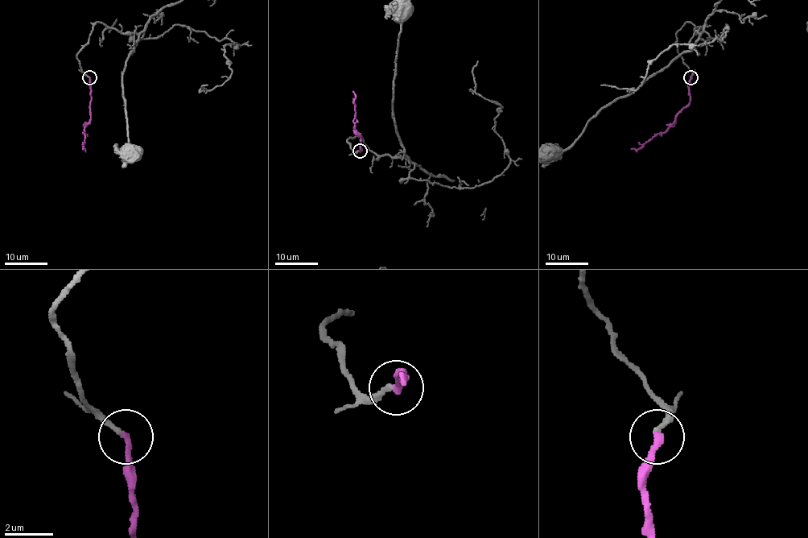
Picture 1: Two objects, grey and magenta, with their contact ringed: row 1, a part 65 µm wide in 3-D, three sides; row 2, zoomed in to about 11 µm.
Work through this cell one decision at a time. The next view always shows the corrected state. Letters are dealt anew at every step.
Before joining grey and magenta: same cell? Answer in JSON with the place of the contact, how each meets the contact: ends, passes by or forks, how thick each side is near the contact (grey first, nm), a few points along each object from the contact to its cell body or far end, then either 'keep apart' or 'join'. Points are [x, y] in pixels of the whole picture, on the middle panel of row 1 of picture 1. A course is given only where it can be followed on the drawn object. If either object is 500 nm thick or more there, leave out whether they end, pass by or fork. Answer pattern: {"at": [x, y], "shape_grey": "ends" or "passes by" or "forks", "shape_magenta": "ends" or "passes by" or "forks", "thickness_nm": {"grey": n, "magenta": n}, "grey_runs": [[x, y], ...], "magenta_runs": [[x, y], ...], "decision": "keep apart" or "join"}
{"at": [360, 151], "shape_grey": "ends", "shape_magenta": "ends", "thickness_nm": {"grey": 190, "magenta": 280}, "grey_runs": [[360, 151], [355, 152], [352, 149], [348, 138], [360, 136], [377, 155], [409, 159], [393, 112], [400, 6]], "magenta_runs": [[360, 151], [360, 135], [353, 122], [355, 115], [353, 90]], "decision": "keep apart"}

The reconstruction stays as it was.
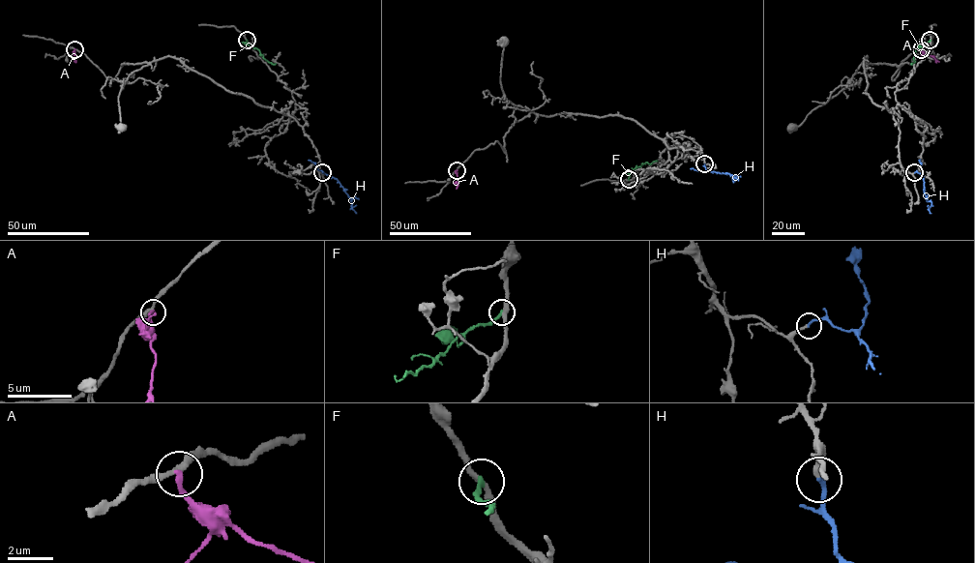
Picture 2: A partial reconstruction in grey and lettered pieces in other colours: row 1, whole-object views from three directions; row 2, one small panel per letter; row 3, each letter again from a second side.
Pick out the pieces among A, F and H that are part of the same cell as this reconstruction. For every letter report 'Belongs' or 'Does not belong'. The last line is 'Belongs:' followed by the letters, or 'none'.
A: Does not belong
F: Does not belong
H: Belongs
Belongs: H

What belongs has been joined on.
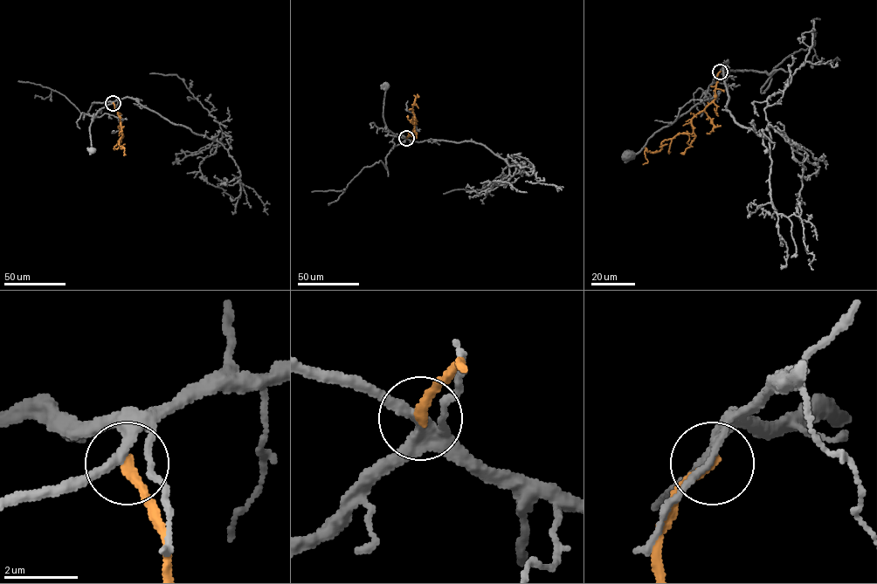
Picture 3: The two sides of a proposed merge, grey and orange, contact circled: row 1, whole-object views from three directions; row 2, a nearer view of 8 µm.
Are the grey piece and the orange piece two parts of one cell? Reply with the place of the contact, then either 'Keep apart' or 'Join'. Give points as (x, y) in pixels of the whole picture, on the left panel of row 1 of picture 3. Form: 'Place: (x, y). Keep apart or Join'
Place: (113, 103). Keep apart

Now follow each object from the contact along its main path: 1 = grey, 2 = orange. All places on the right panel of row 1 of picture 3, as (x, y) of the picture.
1: (721, 72), (700, 103), (657, 130), (634, 155), (629, 157), (626, 155)
2: (721, 72), (715, 98), (692, 119), (693, 132), (665, 140), (656, 152), (645, 151), (647, 162), (642, 164)

